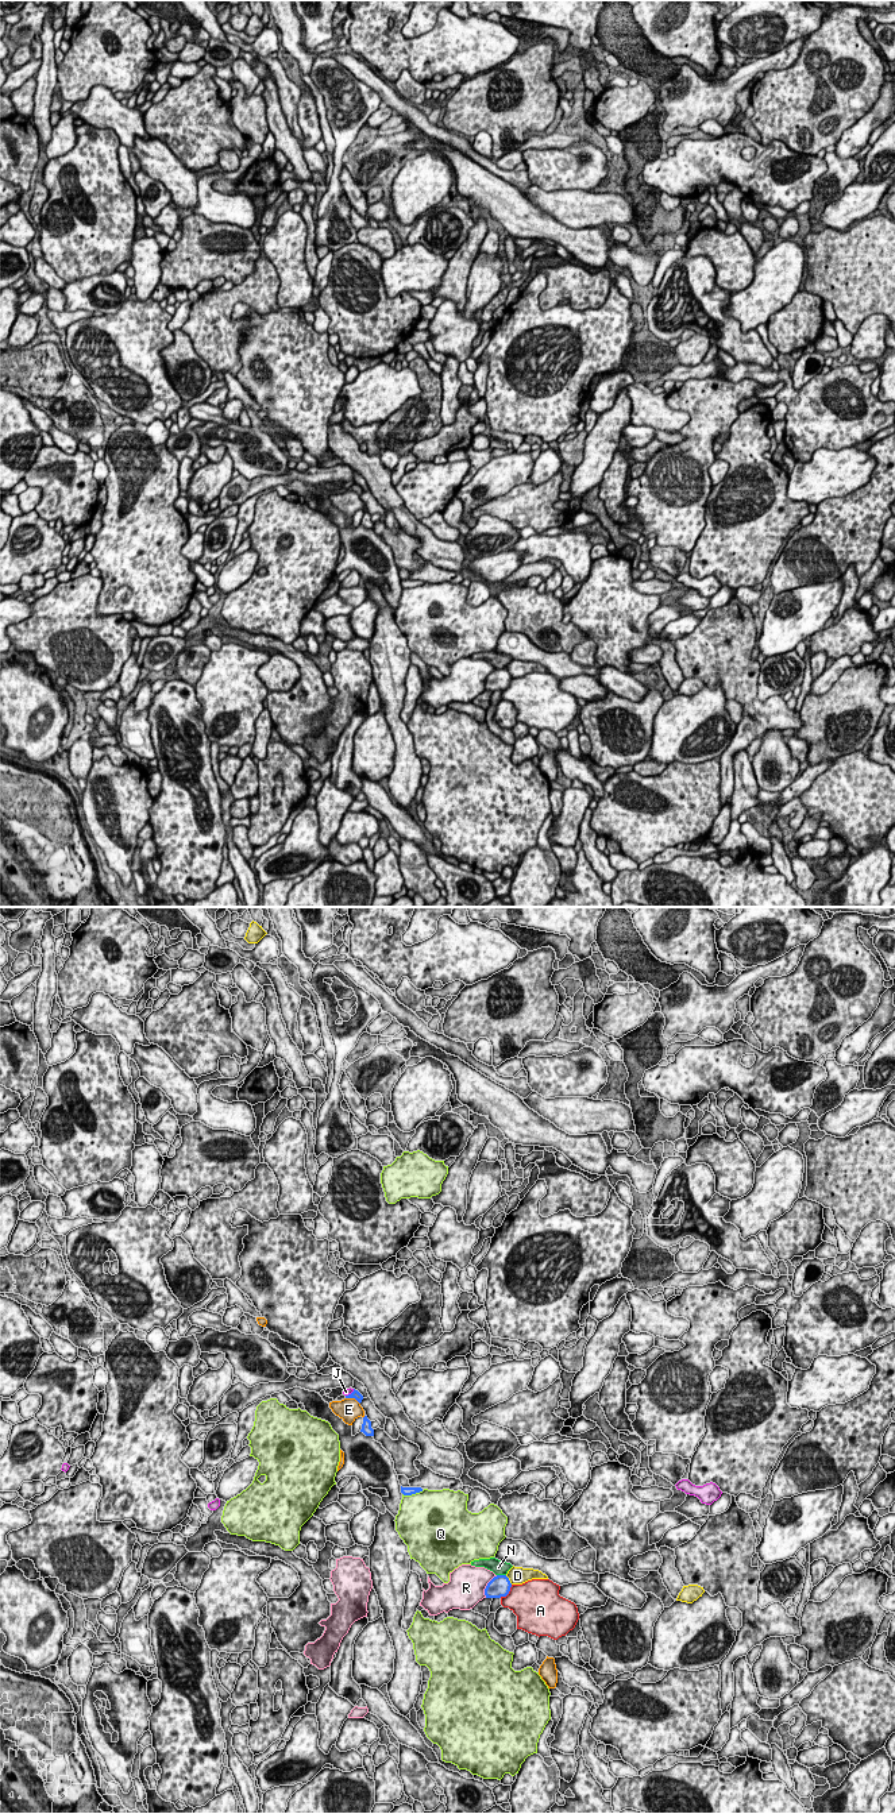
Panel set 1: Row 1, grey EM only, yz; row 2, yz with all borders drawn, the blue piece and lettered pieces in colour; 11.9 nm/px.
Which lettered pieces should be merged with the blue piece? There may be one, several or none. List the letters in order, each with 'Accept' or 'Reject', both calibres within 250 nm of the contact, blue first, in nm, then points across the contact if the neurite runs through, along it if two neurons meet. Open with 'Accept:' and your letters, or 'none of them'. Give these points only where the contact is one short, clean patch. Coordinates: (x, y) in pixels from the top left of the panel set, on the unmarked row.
Accept: none of them
A: Reject. Thickness 260 nm (blue) against 420 nm
D: Reject. Thickness 260 nm (blue) against 220 nm
E: Reject. Thickness 100 nm (blue) against 280 nm
J: Reject. Thickness 100 nm (blue) against 90 nm
N: Reject. Thickness 260 nm (blue) against 170 nm
Q: Reject. Thickness 100 nm (blue) against 460 nm
R: Reject. Thickness 260 nm (blue) against 440 nm

